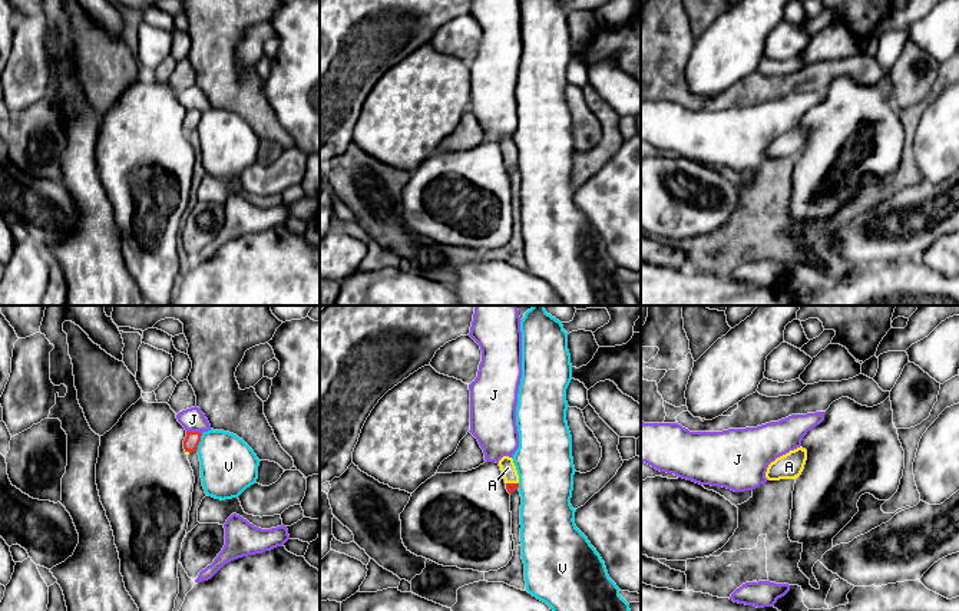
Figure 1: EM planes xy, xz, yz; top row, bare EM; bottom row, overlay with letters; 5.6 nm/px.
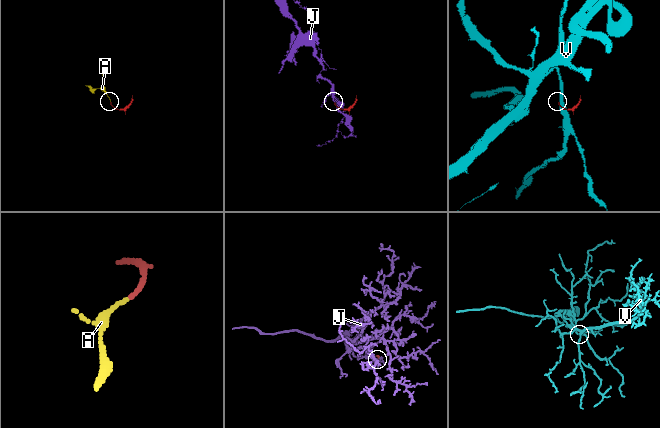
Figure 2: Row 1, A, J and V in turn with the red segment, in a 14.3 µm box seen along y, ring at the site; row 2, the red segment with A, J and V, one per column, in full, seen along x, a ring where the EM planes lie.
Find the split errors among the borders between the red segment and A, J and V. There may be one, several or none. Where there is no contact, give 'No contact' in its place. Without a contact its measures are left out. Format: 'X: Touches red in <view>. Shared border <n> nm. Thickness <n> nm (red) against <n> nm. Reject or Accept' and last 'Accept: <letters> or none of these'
A: Touches red in xz. Shared border 70 nm. Thickness 50 nm (red) against 90 nm. Accept
J: Touches red in xy. Shared border 90 nm. Thickness 90 nm (red) against 130 nm. Reject
V: Touches red in xy. Shared border 110 nm. Thickness 90 nm (red) against 320 nm. Reject
Accept: A

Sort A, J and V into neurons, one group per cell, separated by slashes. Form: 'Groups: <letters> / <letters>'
Groups: A / J / V

